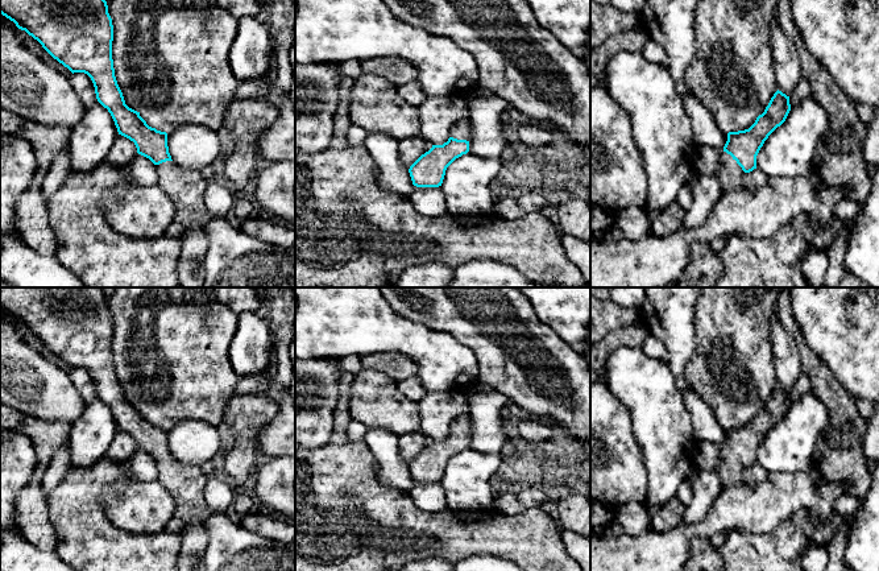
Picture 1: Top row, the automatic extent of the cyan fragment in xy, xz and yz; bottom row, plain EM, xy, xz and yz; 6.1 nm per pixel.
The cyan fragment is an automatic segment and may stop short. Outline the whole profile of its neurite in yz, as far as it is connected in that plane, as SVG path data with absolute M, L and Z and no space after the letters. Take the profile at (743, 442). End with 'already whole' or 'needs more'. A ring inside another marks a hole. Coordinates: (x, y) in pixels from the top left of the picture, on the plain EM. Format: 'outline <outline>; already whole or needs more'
outline M776 386L764 407L745 426L729 427L721 447L716 473L721 479L721 491L730 485L747 485L743 469L756 464L756 451L768 431L780 422L791 406L789 392Z; needs more

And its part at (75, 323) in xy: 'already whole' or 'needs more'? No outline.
needs more

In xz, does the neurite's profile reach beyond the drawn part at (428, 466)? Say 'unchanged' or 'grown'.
grown

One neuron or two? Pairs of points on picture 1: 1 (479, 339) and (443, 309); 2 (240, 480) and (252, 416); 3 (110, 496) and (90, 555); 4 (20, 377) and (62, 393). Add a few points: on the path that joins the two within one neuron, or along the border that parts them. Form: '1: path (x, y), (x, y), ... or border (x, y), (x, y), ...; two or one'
1: path (469, 330), (452, 313); one
2: path (240, 464), (247, 442), (247, 431); one
3: border (106, 487), (100, 507), (128, 532); two
4: path (30, 387), (52, 393); one

